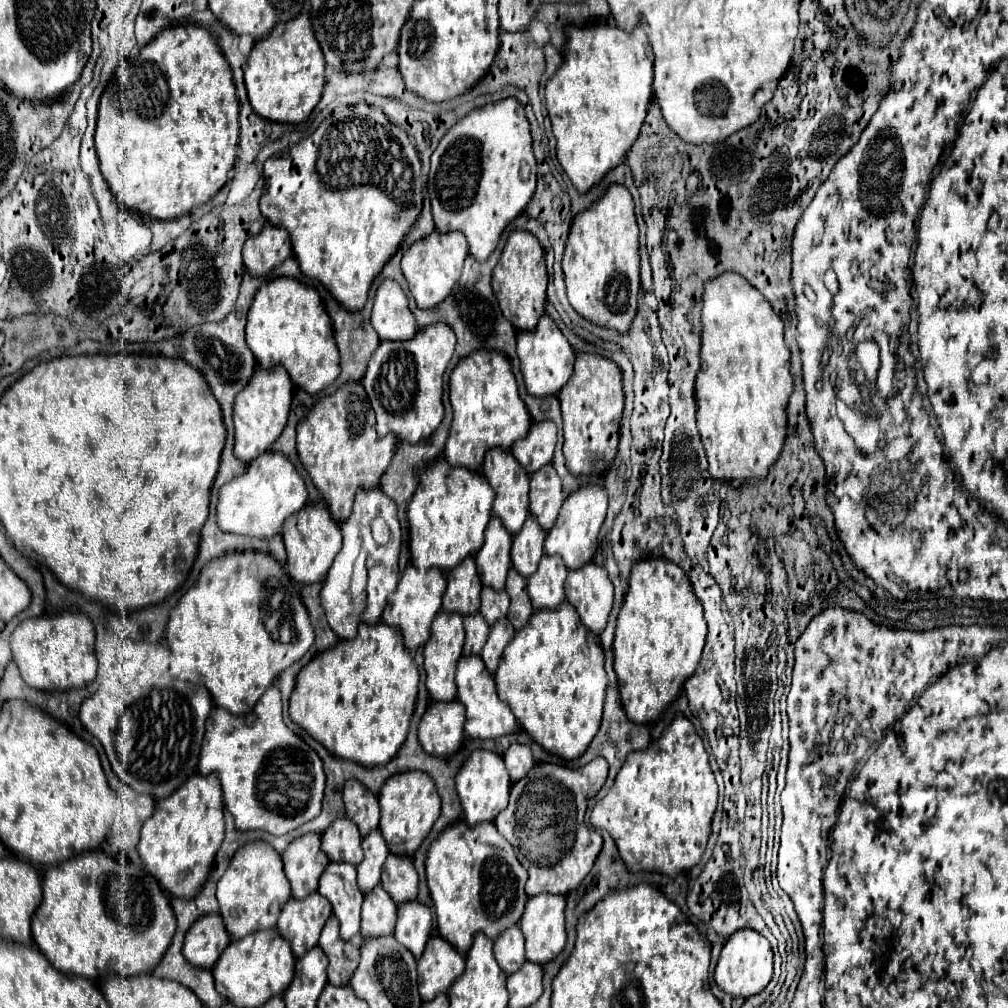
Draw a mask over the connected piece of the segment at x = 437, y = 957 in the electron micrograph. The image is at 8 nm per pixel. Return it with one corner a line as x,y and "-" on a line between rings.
433,936
417,962
419,994
423,1002
433,1000
441,992
449,992
455,978
463,974
463,968
465,956
455,952
455,948
451,948
443,936

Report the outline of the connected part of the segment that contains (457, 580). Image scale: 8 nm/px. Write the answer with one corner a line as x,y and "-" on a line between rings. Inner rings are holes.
467,556
459,566
447,572
447,590
443,594
443,610
459,612
461,616
479,612
481,580
475,568
475,558

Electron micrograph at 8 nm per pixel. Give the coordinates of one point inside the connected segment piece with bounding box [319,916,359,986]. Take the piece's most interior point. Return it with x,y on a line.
343,956

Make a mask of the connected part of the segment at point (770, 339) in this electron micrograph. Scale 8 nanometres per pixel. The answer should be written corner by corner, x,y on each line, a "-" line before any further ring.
725,272
709,280
703,292
701,344
701,370
695,382
695,400
697,428
709,460
709,472
721,482
763,482
783,450
787,438
787,402
795,386
791,352
783,338
783,320
775,314
767,298
743,276

